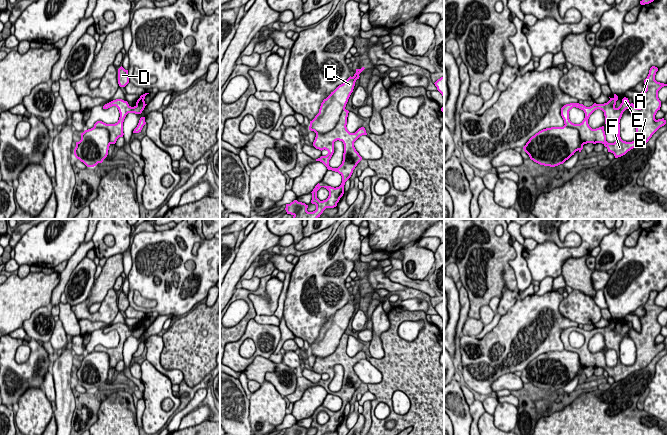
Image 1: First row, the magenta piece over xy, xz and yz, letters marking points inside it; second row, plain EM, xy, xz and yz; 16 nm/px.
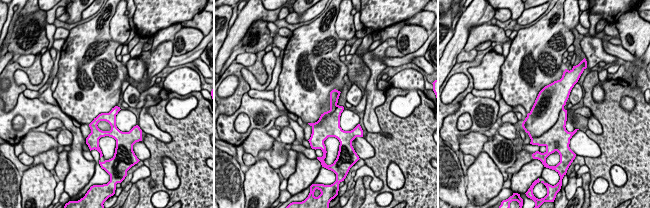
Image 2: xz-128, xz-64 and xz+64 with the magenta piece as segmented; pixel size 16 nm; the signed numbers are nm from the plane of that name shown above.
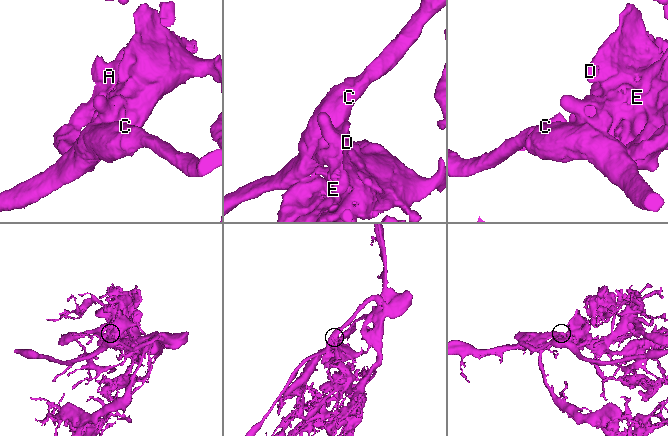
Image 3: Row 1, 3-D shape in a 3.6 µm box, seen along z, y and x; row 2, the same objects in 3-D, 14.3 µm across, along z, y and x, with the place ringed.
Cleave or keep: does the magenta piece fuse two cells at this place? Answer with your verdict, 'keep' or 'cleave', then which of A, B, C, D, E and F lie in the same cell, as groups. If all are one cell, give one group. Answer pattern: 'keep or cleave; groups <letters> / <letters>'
keep; groups A B C D E F

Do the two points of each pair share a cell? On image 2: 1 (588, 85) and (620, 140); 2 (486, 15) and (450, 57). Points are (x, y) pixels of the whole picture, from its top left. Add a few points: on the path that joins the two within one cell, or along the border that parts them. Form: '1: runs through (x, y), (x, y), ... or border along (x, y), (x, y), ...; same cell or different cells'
1: runs through (588, 99), (614, 126); same cell
2: runs through (473, 19), (461, 31), (456, 44); same cell

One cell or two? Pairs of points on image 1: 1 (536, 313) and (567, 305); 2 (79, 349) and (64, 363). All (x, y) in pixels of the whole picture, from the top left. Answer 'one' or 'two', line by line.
1: two
2: two

